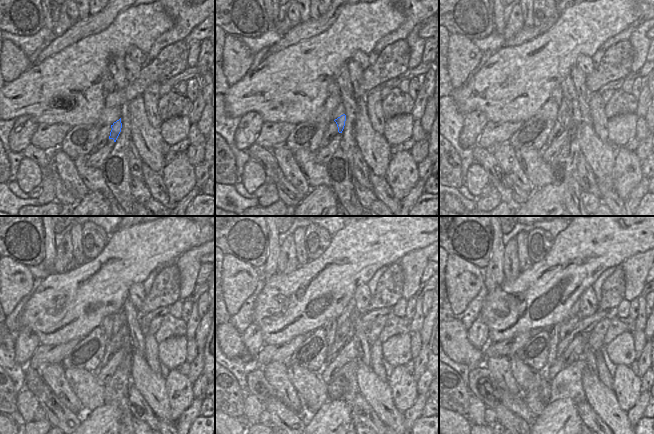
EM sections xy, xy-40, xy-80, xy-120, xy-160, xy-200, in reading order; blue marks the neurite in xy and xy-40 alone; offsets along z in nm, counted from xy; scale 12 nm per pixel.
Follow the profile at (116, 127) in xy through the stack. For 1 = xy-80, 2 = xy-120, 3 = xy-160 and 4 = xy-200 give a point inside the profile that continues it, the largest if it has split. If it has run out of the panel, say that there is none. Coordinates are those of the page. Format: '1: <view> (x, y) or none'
1: xy-80 (564, 118)
2: xy-120 (121, 337)
3: xy-160 (341, 332)
4: xy-200 (570, 323)

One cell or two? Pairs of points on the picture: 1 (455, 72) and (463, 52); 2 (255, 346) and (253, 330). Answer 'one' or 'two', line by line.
1: one
2: one

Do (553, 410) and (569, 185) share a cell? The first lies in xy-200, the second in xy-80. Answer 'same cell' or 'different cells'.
different cells

